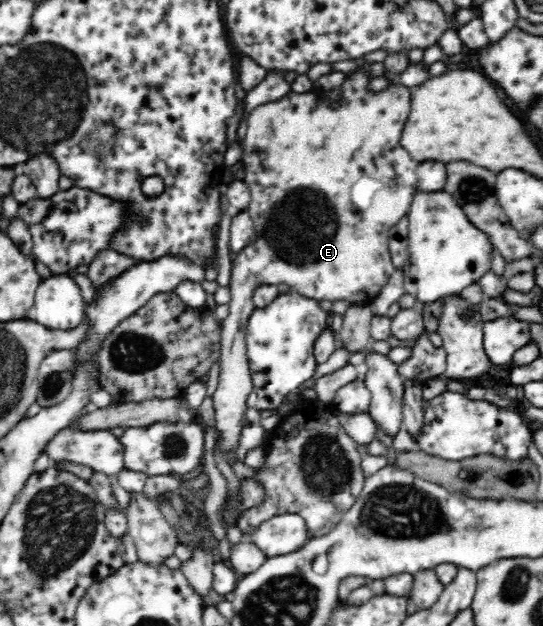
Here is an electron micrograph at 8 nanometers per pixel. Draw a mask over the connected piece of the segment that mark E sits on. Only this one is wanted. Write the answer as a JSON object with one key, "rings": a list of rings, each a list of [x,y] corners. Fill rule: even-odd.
{"rings":[[[359,57],[357,64],[354,70],[344,74],[345,78],[336,91],[331,89],[328,91],[314,91],[312,95],[294,95],[289,93],[279,98],[279,100],[256,106],[249,112],[249,116],[247,116],[249,128],[247,128],[247,134],[245,134],[245,138],[242,140],[244,152],[241,162],[243,163],[242,170],[245,172],[243,181],[247,184],[251,194],[251,202],[247,205],[246,210],[254,222],[254,236],[249,241],[247,251],[232,256],[233,268],[231,270],[229,286],[231,293],[231,300],[229,302],[230,313],[220,324],[220,371],[217,389],[212,396],[215,417],[214,428],[216,428],[214,452],[222,454],[232,464],[236,464],[236,459],[231,458],[231,456],[235,456],[235,452],[239,450],[241,432],[243,432],[243,424],[245,424],[245,418],[247,418],[247,410],[249,410],[249,396],[253,392],[253,379],[251,378],[251,369],[249,368],[246,353],[246,328],[251,313],[256,309],[252,301],[252,294],[255,288],[261,283],[276,285],[279,282],[285,282],[285,284],[289,284],[291,290],[297,291],[307,298],[317,299],[319,301],[347,300],[353,304],[369,305],[371,304],[371,300],[381,292],[381,288],[389,282],[391,274],[396,270],[390,254],[389,230],[397,224],[397,221],[402,216],[406,215],[410,204],[414,200],[414,196],[418,192],[417,178],[415,178],[417,162],[411,158],[409,152],[401,145],[402,133],[406,126],[409,110],[411,110],[411,90],[401,83],[393,83],[391,81],[383,90],[377,92],[371,89],[369,82],[373,78],[383,78],[383,76],[387,76],[389,73],[383,61],[369,61],[364,57]]]}

